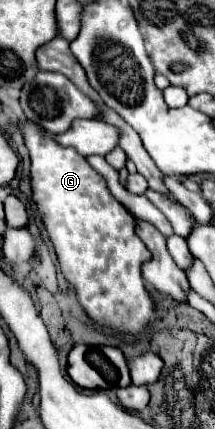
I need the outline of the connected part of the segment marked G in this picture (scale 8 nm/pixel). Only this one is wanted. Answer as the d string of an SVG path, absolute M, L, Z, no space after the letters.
M19 122L31 156L33 200L55 246L61 272L77 290L83 310L101 326L137 334L155 316L155 304L143 284L141 264L151 258L135 234L133 216L105 186L105 180L73 148L63 148L35 122Z

